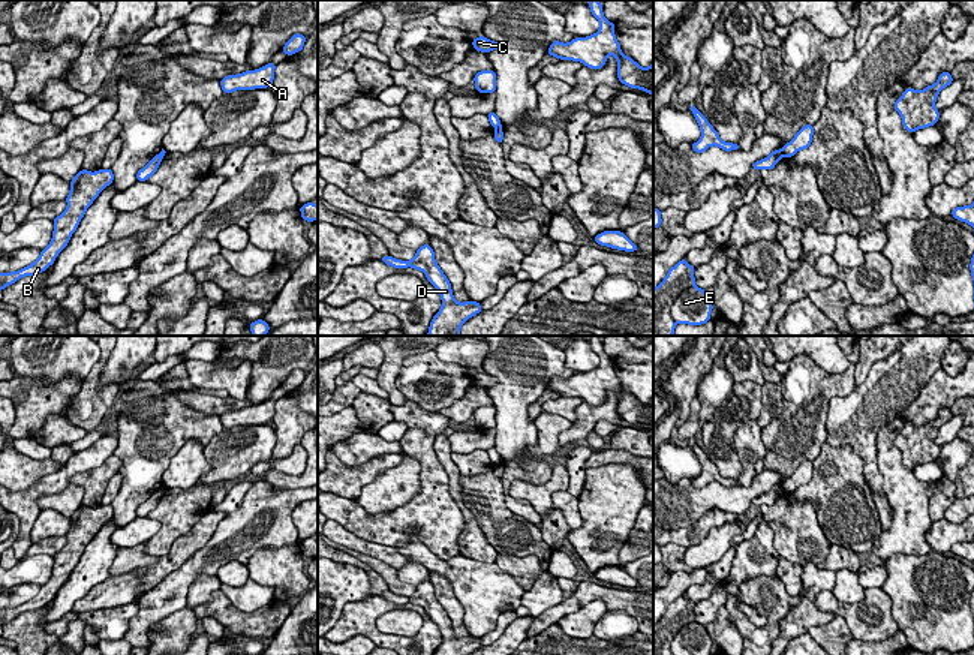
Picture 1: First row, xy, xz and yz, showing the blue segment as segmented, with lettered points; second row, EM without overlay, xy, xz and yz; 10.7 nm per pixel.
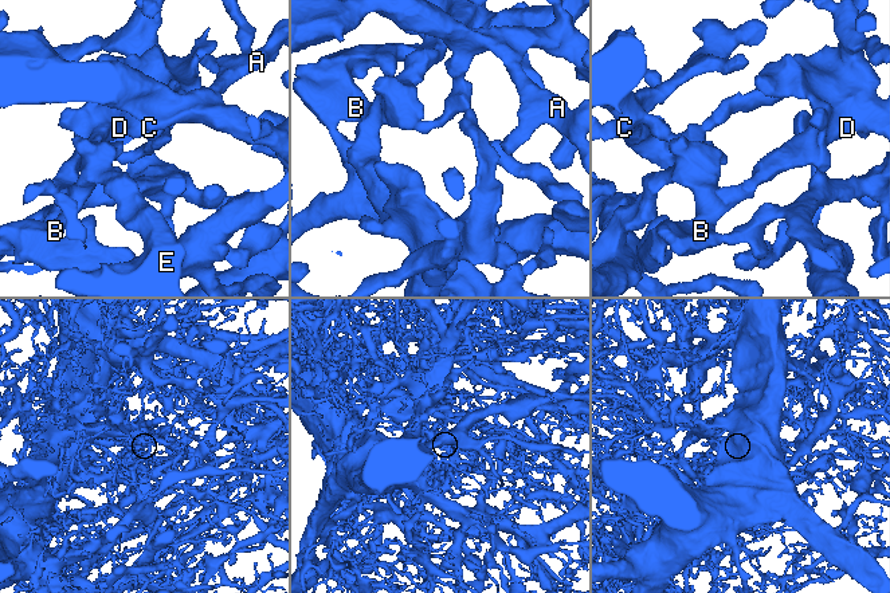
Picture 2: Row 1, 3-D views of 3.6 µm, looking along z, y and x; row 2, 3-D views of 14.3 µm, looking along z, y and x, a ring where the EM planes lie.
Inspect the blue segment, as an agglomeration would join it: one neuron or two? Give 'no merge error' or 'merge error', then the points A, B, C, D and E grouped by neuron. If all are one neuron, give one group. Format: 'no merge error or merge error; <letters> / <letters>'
merge error; A C E / B D

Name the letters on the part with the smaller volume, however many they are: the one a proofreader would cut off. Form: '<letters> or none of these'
B, D

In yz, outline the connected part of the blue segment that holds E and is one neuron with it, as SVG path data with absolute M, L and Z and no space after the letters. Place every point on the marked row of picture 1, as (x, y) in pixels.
M694 285L679 294L670 315L676 324L701 325L710 321L712 309L706 291Z

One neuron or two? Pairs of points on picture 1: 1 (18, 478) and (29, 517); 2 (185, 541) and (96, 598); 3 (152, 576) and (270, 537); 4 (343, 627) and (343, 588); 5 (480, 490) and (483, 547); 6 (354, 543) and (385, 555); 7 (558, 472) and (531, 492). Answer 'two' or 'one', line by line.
1: two
2: one
3: two
4: two
5: two
6: one
7: one

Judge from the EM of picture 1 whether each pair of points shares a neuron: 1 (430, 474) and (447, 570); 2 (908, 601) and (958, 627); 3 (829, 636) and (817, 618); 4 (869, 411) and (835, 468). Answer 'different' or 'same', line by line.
1: different
2: same
3: different
4: different

